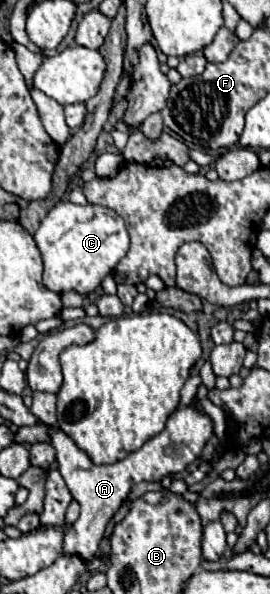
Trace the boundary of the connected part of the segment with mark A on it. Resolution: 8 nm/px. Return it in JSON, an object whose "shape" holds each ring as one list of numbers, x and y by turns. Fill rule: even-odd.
{"shape":[[195,405,179,407,167,421,167,427,157,437,149,439,139,451,129,453,125,459,113,463,113,465,95,465,91,459,61,431,55,429,51,433,51,443,57,451,57,463,59,471,73,495,73,499,81,505,81,515,73,523,71,531,65,533,65,545,63,553,75,553,83,559,93,557,93,553,99,551,99,543,103,539,105,527,111,521,111,517,119,511,125,497,129,497,131,489,141,481,155,481,159,483,167,475,175,475,185,471,195,459,201,457,203,447,213,437,213,419,199,411]]}

